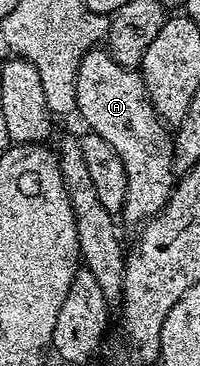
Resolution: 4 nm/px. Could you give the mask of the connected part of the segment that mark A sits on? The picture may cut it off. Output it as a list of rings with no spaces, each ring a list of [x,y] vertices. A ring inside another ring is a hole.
[[[95,49],[80,61],[80,69],[76,73],[76,105],[77,114],[87,123],[89,130],[95,135],[104,137],[112,149],[116,149],[116,157],[124,161],[124,173],[128,177],[126,200],[120,212],[126,223],[145,224],[161,213],[164,205],[174,192],[176,172],[174,170],[174,137],[171,128],[163,123],[156,113],[152,101],[148,97],[148,89],[142,80],[141,70],[120,65],[110,55],[109,50]]]

